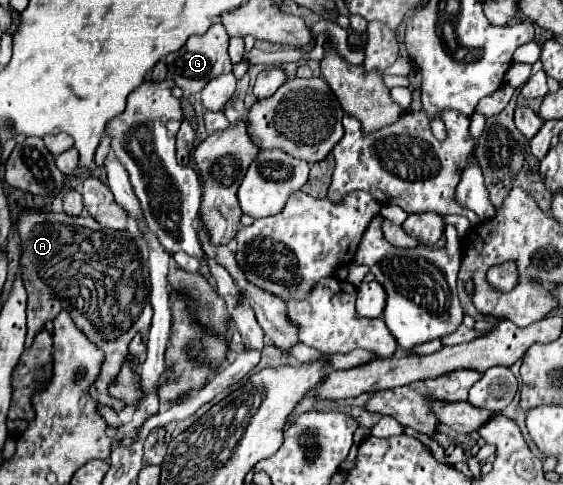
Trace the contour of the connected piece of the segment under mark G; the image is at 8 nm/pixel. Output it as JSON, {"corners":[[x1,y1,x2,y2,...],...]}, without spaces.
{"corners":[[221,22,213,24,201,36,191,36,181,50,177,50,177,52,167,56,167,70,169,70,171,80,185,94,199,94,213,78,233,70,233,64,231,64,229,54,227,54,227,44,229,44,229,34,227,34,227,30,223,28]]}

